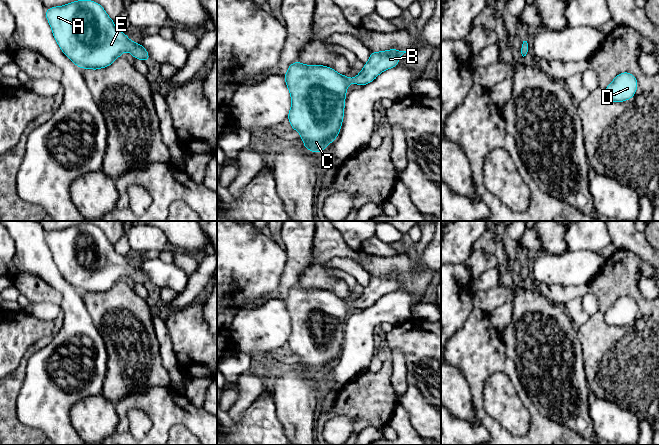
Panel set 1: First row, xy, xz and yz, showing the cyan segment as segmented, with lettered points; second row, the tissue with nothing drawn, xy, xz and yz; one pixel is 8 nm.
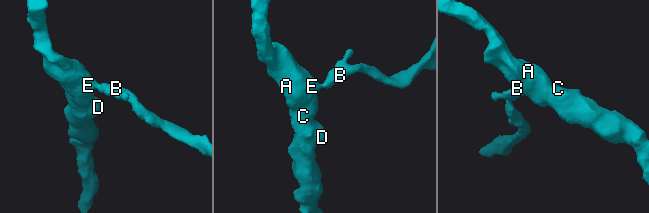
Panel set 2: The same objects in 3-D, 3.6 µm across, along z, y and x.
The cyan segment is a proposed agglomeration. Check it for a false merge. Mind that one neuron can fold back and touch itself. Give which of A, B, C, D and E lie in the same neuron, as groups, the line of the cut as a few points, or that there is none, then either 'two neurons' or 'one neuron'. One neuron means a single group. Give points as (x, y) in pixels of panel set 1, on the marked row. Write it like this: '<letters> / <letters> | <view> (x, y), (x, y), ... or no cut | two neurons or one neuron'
A B C D E | no cut | one neuron

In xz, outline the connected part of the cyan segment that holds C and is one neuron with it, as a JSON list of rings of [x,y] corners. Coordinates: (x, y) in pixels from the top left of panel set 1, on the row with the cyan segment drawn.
[[[390,49],[381,52],[371,51],[368,62],[364,64],[364,68],[355,78],[348,78],[346,75],[341,75],[337,73],[336,70],[324,65],[304,65],[299,60],[291,63],[284,75],[292,101],[287,118],[289,119],[292,129],[298,131],[301,135],[300,139],[305,142],[303,147],[310,152],[323,153],[326,146],[332,143],[340,132],[344,117],[345,98],[348,85],[355,83],[359,86],[363,86],[371,83],[383,71],[398,66],[400,57],[406,52],[407,51],[398,49]]]

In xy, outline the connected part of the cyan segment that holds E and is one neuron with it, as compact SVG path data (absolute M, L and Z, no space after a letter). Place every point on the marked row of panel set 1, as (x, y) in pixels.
M79 0L64 6L48 8L45 16L54 39L62 52L82 69L98 70L110 66L123 52L129 51L134 59L150 61L149 53L138 42L132 42L119 31L105 9L92 0Z

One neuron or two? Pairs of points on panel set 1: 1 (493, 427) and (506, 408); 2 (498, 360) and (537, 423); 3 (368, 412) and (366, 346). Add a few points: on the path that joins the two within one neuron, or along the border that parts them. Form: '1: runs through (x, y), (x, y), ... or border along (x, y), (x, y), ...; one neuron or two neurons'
1: border along (484, 402), (484, 410), (512, 434); two neurons
2: runs through (513, 376), (526, 403), (530, 407); one neuron
3: border along (367, 369), (347, 383); two neurons

